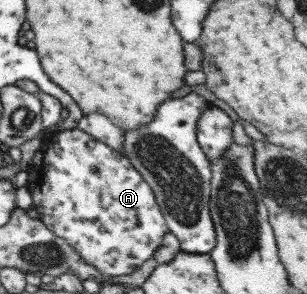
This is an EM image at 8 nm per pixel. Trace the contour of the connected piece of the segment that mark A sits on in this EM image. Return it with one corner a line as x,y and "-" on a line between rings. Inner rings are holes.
77,127
67,130
51,130
46,133
41,146
35,150
26,172
25,188
31,197
31,208
47,230
67,241
81,256
85,264
93,266
103,276
131,274
149,258
161,244
166,234
162,212
154,199
149,185
131,166
121,152
95,140

